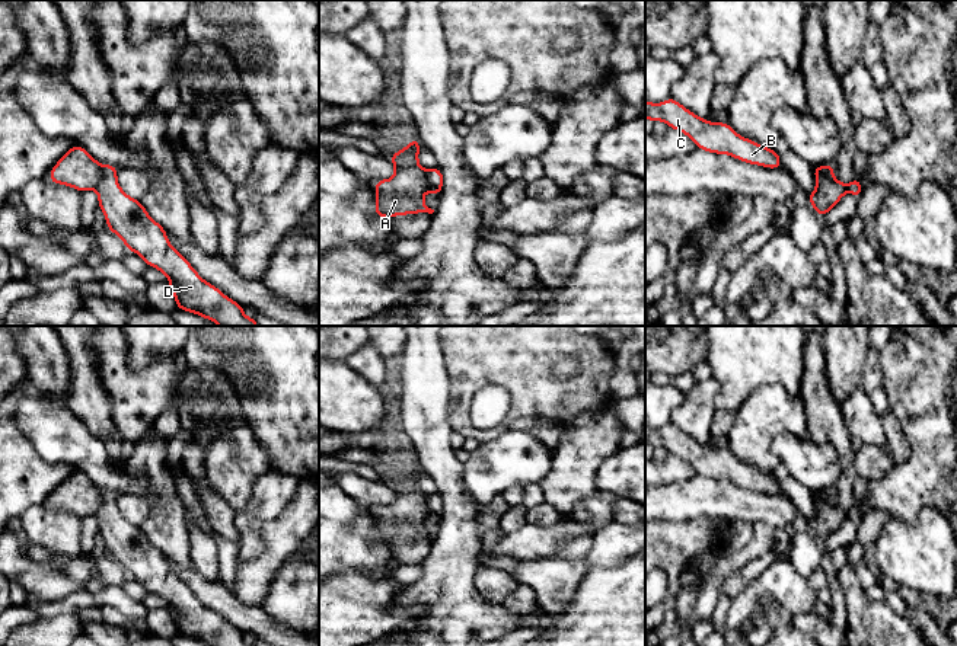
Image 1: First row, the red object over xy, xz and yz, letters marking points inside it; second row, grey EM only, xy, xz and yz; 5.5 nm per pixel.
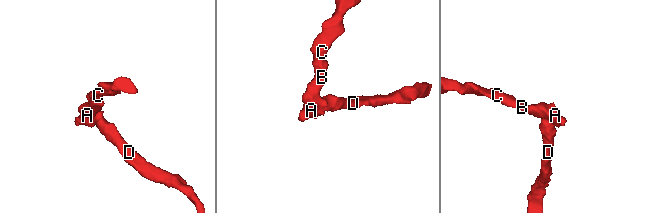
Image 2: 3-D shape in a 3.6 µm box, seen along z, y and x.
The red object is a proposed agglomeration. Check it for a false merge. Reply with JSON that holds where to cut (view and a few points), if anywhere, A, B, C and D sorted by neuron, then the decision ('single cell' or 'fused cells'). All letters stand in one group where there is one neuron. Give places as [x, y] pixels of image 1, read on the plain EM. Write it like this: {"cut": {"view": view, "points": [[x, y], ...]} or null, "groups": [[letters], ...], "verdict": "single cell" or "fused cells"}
{"cut": {"view": "xy", "points": [[102, 492], [102, 504], [93, 514]]}, "groups": [["A", "B", "C"], ["D"]], "verdict": "fused cells"}

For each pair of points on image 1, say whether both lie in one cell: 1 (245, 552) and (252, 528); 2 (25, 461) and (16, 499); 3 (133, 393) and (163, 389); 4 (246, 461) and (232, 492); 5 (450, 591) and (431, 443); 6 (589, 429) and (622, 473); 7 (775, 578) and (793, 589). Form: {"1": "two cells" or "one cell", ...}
{"1": "one cell", "2": "one cell", "3": "one cell", "4": "one cell", "5": "one cell", "6": "two cells", "7": "one cell"}

